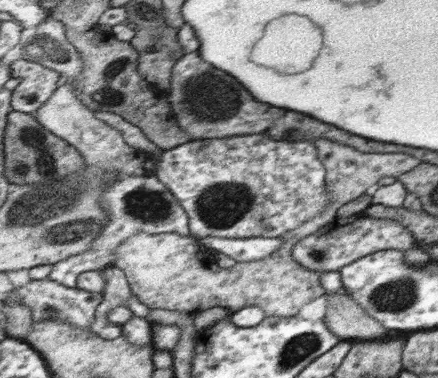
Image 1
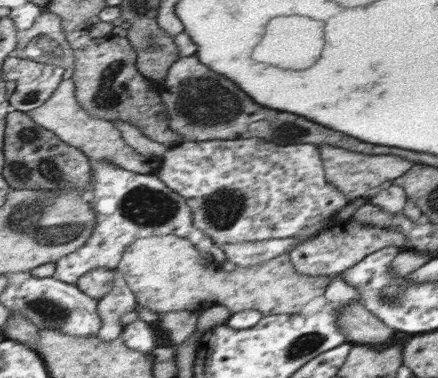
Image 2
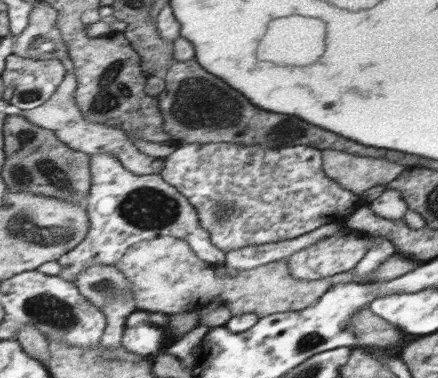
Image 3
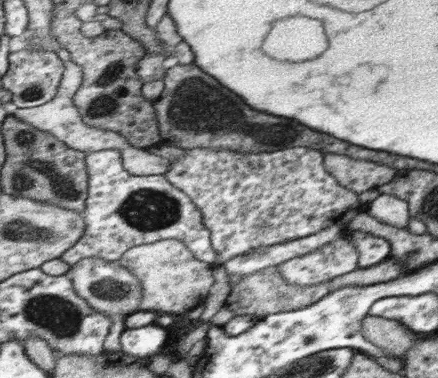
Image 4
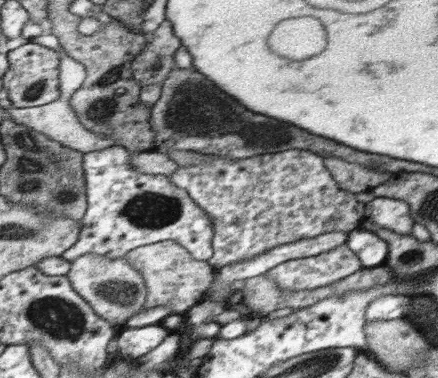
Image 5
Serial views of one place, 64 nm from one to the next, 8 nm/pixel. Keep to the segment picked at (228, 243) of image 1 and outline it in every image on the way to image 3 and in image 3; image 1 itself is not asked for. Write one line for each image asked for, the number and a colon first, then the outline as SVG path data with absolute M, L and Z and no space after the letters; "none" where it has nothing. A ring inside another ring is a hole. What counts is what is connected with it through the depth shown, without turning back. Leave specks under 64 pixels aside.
2: M279 238L279 240L251 240L251 242L213 242L219 250L225 252L225 258L235 262L235 266L251 266L271 258L277 258L285 252L291 252L301 238Z
3: M341 222L335 224L325 224L317 230L311 230L299 238L293 240L279 240L279 242L267 242L267 244L253 244L253 246L243 246L243 248L233 248L225 254L223 266L231 266L235 270L251 270L259 268L263 264L271 264L281 258L289 258L291 254L335 234L341 228Z

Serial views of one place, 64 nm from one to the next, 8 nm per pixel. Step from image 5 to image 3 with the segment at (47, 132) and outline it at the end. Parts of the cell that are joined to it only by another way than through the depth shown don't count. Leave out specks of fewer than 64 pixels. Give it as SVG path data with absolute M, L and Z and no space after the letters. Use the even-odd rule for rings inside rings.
M67 74L67 78L63 78L63 84L59 84L59 90L55 92L55 96L51 96L51 100L47 100L47 104L41 104L39 108L33 110L25 110L19 112L21 118L25 118L27 122L33 122L35 126L41 126L45 130L55 132L55 138L59 138L59 142L63 142L67 148L75 150L75 152L83 152L87 156L95 156L95 154L109 154L115 156L123 168L131 170L133 174L145 176L145 174L159 174L163 168L163 160L159 158L151 158L145 154L139 154L133 144L125 138L125 132L119 130L117 126L109 126L109 124L95 124L95 122L87 122L81 114L81 110L75 104L75 90L77 90L77 82L73 74Z

